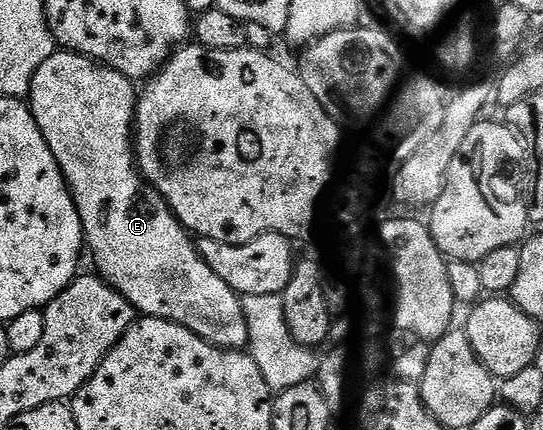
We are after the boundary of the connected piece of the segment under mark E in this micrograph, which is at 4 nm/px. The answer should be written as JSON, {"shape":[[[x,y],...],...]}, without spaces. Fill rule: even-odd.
{"shape":[[[58,50],[50,58],[46,58],[46,62],[42,62],[42,66],[38,66],[38,70],[32,79],[32,89],[28,91],[26,97],[27,103],[32,109],[32,116],[38,122],[38,130],[42,130],[42,134],[62,170],[64,181],[72,189],[72,197],[76,203],[78,218],[84,227],[84,242],[87,251],[89,253],[92,251],[92,260],[96,263],[97,269],[95,268],[95,271],[101,280],[105,280],[114,290],[118,290],[122,294],[122,298],[129,300],[140,316],[153,316],[163,320],[172,320],[176,324],[186,326],[194,334],[198,334],[198,338],[202,338],[219,348],[247,349],[248,331],[245,326],[245,318],[241,314],[240,297],[236,295],[234,290],[230,290],[230,286],[226,286],[226,282],[222,282],[222,278],[218,278],[218,274],[214,274],[214,270],[210,270],[210,266],[200,256],[193,237],[182,227],[176,215],[168,209],[168,203],[153,188],[146,186],[146,181],[136,166],[134,121],[138,92],[137,89],[132,88],[135,88],[133,81],[127,80],[122,73],[116,72],[112,68],[105,68],[103,64],[90,59],[88,56],[79,56],[76,52]]]}

